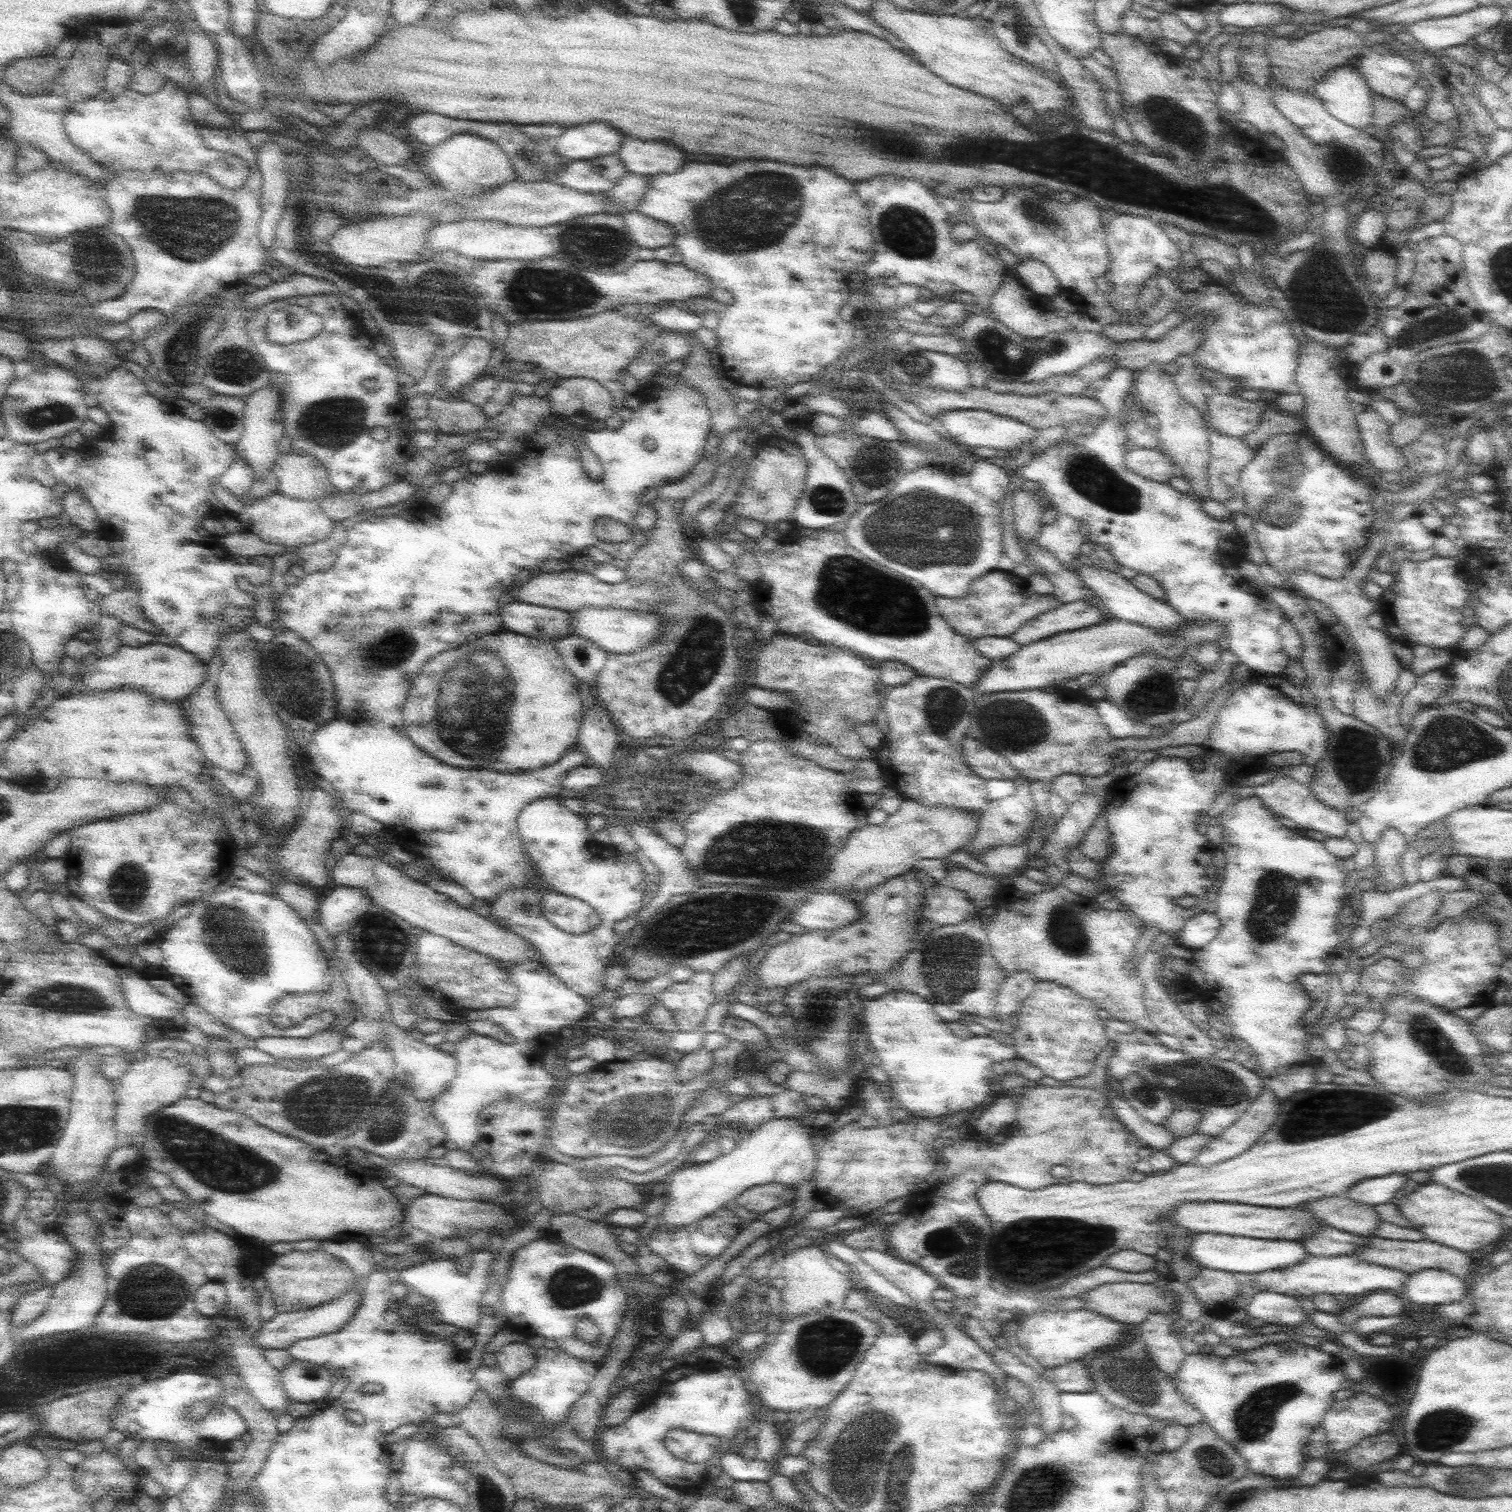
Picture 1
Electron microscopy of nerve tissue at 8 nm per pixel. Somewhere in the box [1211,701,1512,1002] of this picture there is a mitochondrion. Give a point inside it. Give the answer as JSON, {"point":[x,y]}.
{"point":[1447,743]}

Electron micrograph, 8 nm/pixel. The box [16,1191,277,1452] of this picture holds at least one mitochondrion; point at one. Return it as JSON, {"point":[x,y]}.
{"point":[151,1291]}

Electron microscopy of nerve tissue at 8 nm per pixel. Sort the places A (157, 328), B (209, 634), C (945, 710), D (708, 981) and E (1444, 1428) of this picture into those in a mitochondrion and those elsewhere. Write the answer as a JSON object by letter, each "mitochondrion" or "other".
{"A":"other","B":"other","C":"mitochondrion","D":"other","E":"mitochondrion"}

